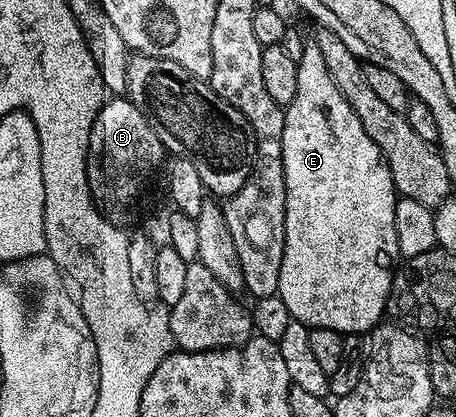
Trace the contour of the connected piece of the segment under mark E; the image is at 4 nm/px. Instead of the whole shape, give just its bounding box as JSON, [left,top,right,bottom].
[278,43,400,335]

